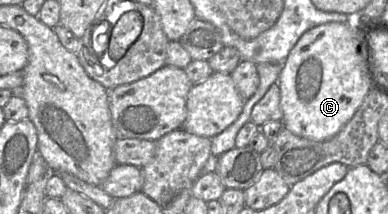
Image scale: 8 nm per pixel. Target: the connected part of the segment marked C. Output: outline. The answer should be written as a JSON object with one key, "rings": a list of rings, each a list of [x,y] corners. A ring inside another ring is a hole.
{"rings":[[[328,22],[307,30],[281,65],[278,85],[283,127],[314,141],[335,136],[353,117],[372,88],[364,57],[358,50],[357,26]]]}

